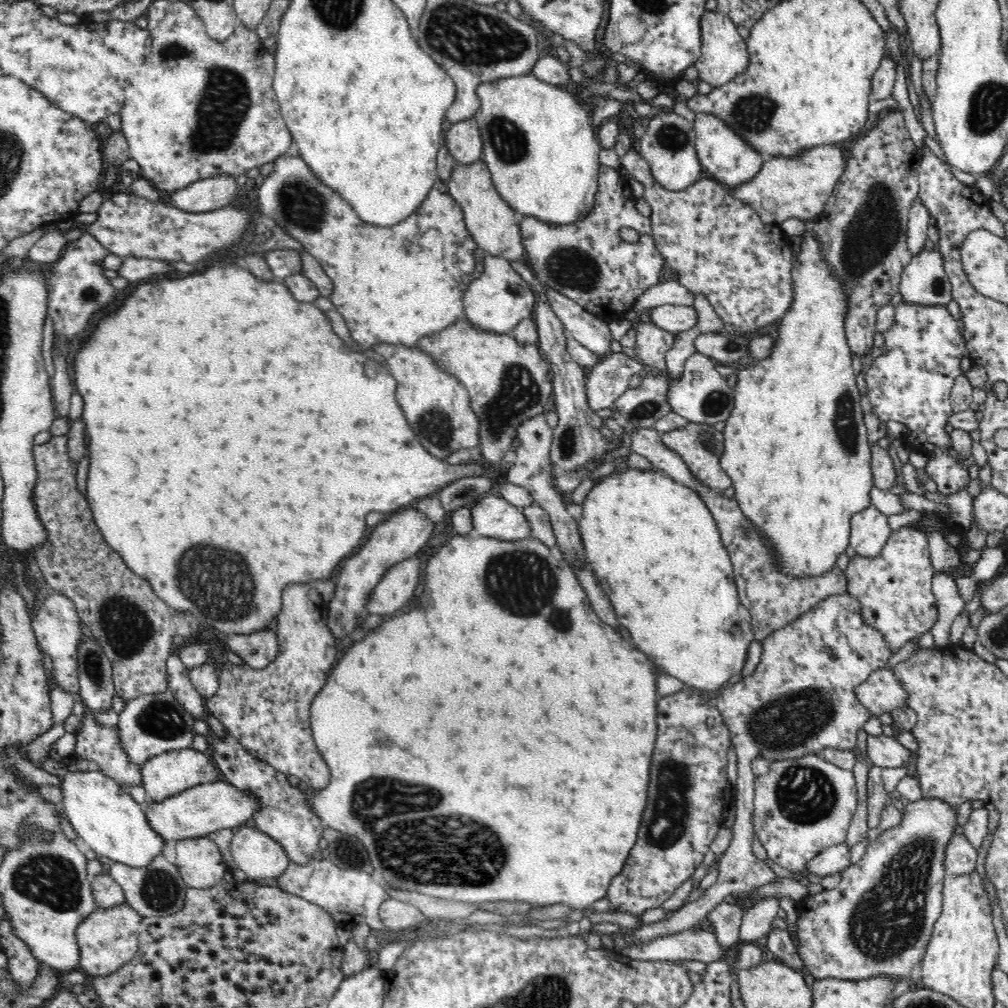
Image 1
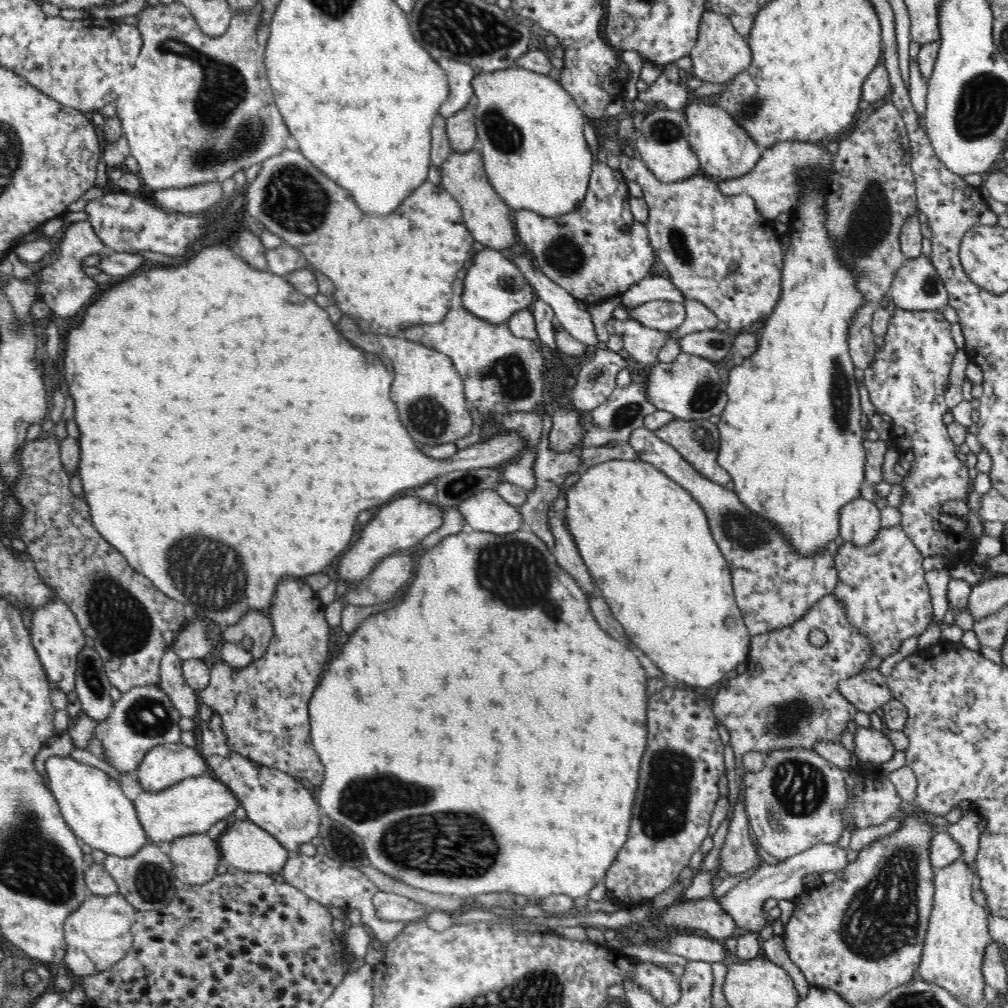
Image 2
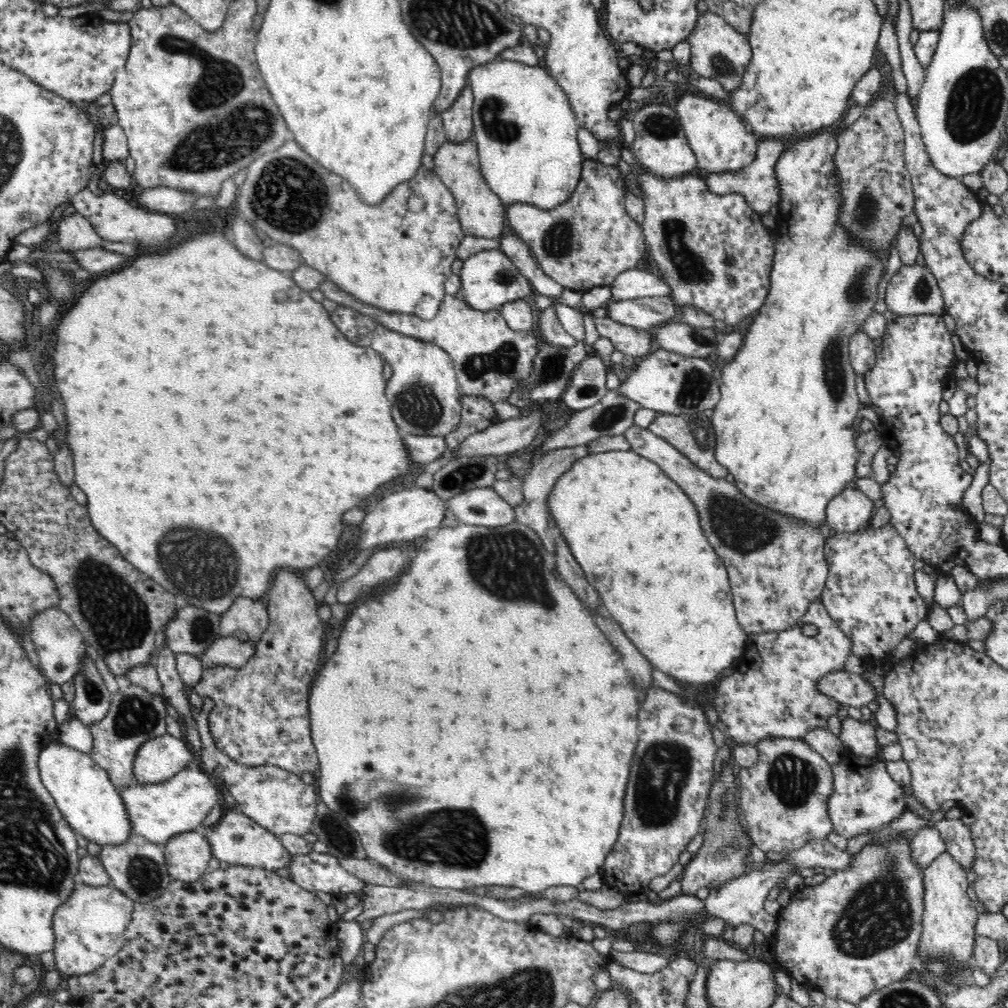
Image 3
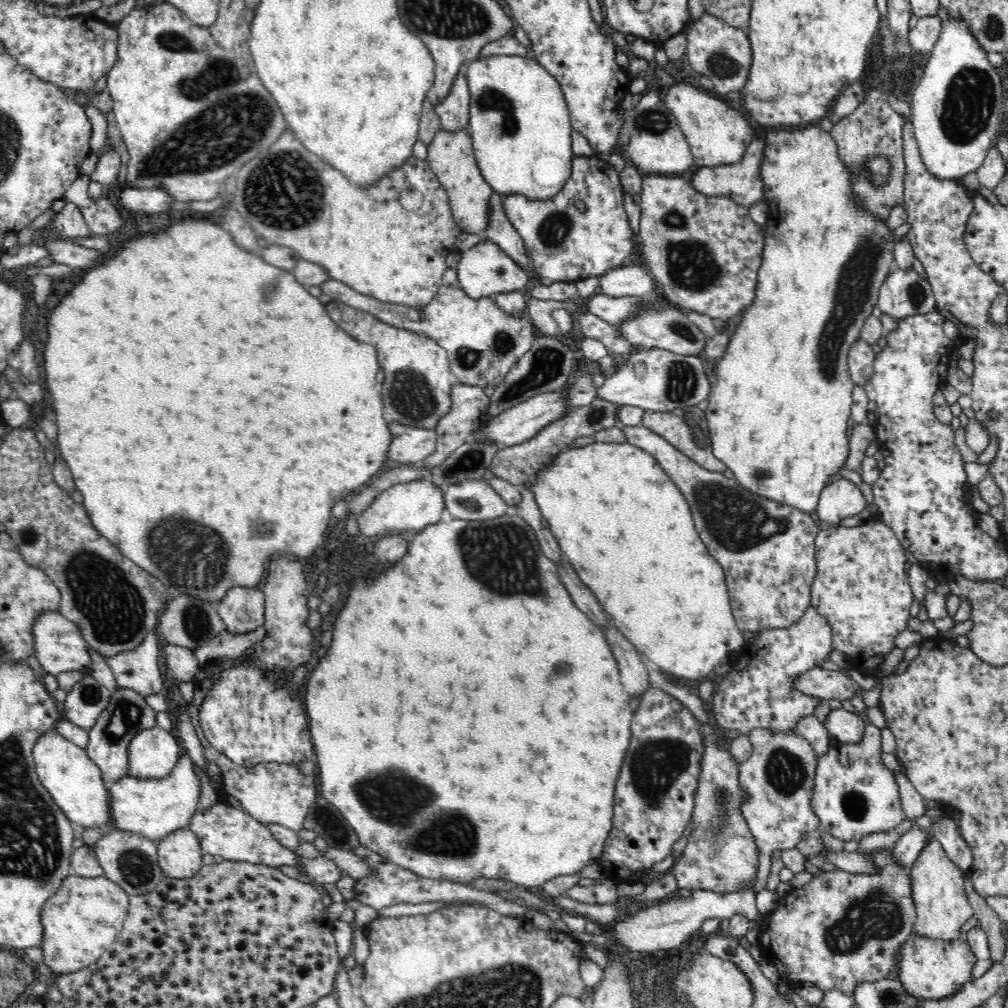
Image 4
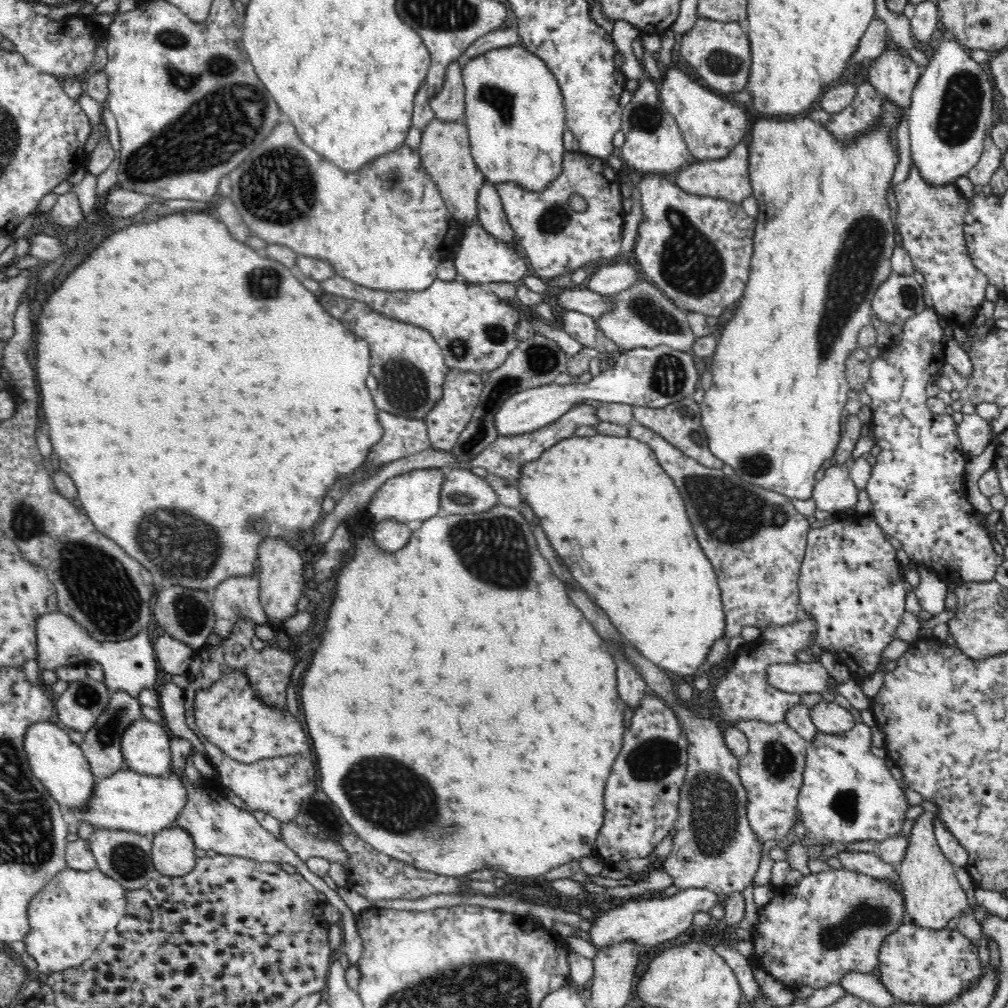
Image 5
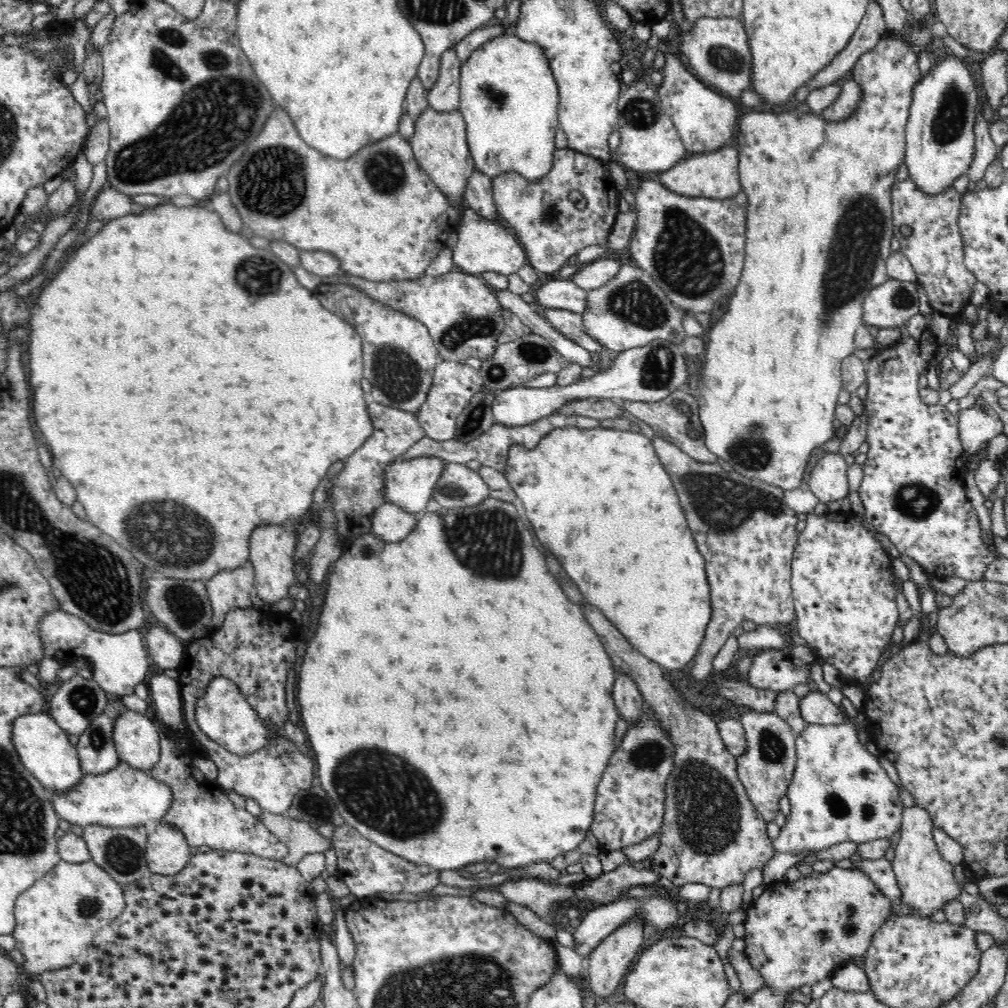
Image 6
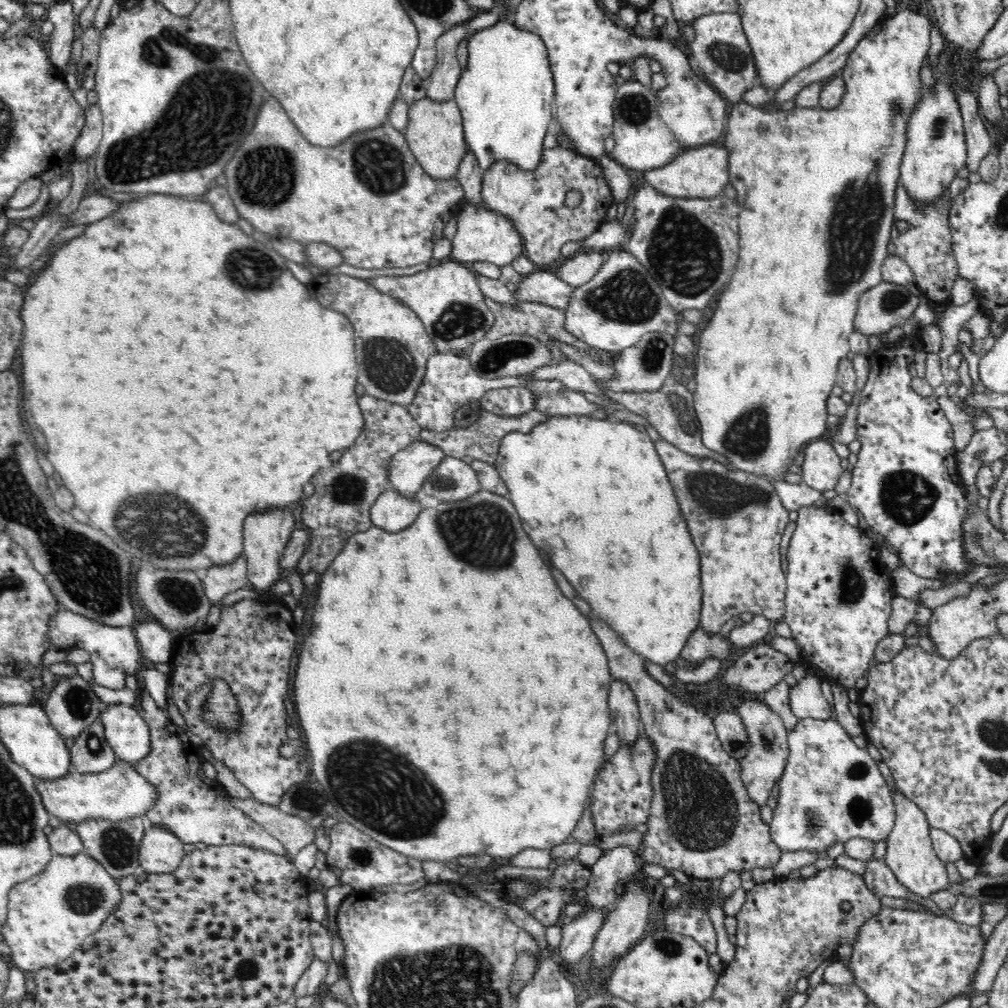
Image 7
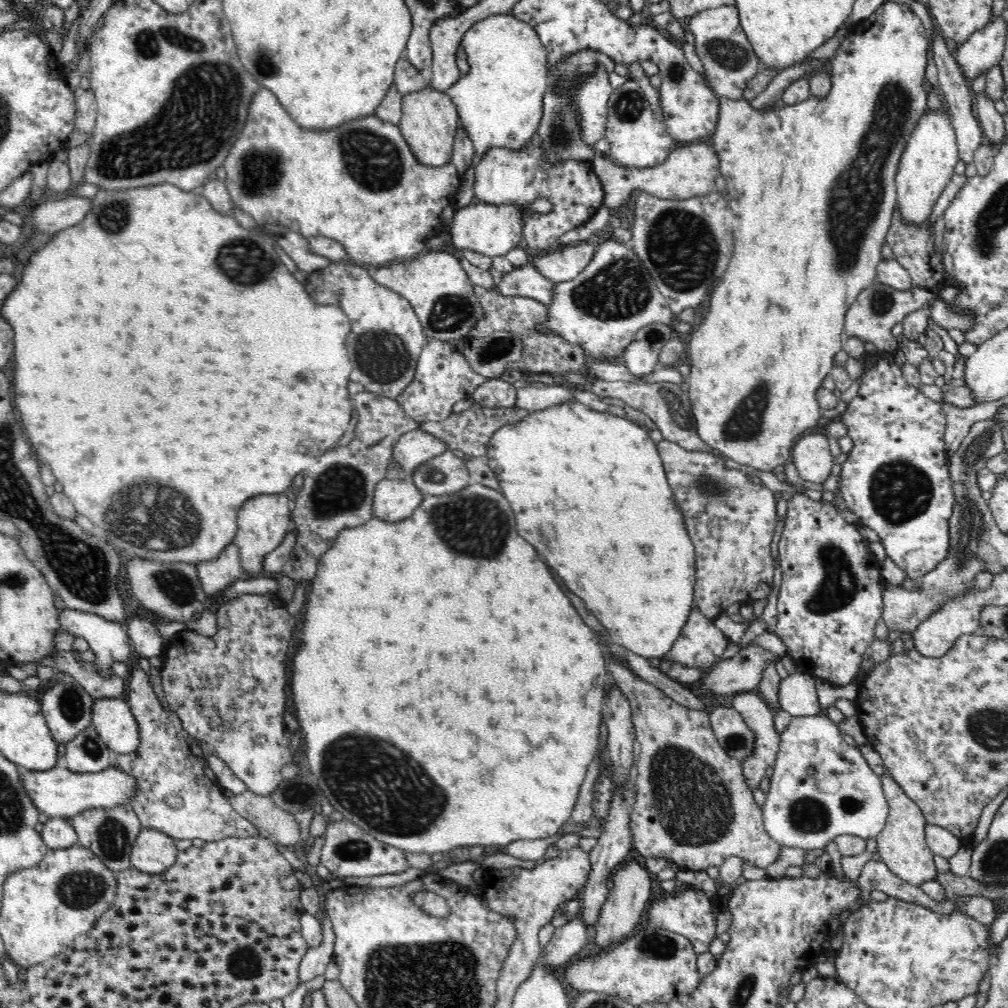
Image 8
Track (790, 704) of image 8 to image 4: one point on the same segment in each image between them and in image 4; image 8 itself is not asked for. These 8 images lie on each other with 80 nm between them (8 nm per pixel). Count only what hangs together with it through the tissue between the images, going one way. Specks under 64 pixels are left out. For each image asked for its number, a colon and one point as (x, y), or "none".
4: (844, 726)
5: (831, 718)
6: (815, 707)
7: (807, 700)

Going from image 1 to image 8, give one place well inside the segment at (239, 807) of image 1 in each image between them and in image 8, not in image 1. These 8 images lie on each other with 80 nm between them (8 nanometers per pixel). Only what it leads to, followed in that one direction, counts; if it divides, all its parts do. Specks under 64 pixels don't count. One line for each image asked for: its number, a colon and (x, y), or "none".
2: (192, 806)
3: (158, 811)
4: (153, 808)
5: (128, 801)
6: (124, 797)
7: (118, 793)
8: (60, 793)

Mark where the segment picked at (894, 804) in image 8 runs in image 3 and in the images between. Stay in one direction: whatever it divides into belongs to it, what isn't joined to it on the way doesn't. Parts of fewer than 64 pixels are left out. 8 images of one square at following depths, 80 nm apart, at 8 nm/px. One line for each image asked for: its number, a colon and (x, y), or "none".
3: (949, 922)
4: (938, 886)
5: (932, 894)
6: (926, 880)
7: (910, 855)

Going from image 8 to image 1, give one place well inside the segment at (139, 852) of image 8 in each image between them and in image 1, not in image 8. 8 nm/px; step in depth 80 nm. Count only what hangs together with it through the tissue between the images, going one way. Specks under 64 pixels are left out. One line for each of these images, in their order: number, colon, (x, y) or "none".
1: (200, 862)
2: (195, 858)
3: (187, 855)
4: (179, 853)
5: (173, 855)
6: (167, 852)
7: (161, 851)

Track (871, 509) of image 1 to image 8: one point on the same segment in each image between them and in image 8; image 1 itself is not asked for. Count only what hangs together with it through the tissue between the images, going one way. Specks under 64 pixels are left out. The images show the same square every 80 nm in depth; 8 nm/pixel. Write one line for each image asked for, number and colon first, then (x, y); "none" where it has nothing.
2: (859, 520)
3: (849, 512)
4: (842, 498)
5: (836, 491)
6: (828, 480)
7: (821, 469)
8: (811, 455)

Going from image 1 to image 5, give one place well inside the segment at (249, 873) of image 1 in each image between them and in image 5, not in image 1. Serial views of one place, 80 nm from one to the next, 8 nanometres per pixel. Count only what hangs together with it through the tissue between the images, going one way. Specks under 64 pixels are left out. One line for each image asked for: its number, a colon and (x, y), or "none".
2: (249, 848)
3: (237, 839)
4: (230, 832)
5: (214, 823)

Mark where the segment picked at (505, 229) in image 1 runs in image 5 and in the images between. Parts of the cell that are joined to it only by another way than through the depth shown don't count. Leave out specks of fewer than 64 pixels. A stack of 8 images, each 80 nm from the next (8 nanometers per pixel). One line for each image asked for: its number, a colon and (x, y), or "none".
2: (489, 219)
3: (481, 212)
4: (450, 155)
5: (445, 151)

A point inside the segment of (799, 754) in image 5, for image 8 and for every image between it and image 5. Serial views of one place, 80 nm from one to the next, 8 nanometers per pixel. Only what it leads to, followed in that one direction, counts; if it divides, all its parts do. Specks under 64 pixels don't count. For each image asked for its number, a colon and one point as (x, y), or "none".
6: (766, 768)
7: (761, 767)
8: (750, 705)

